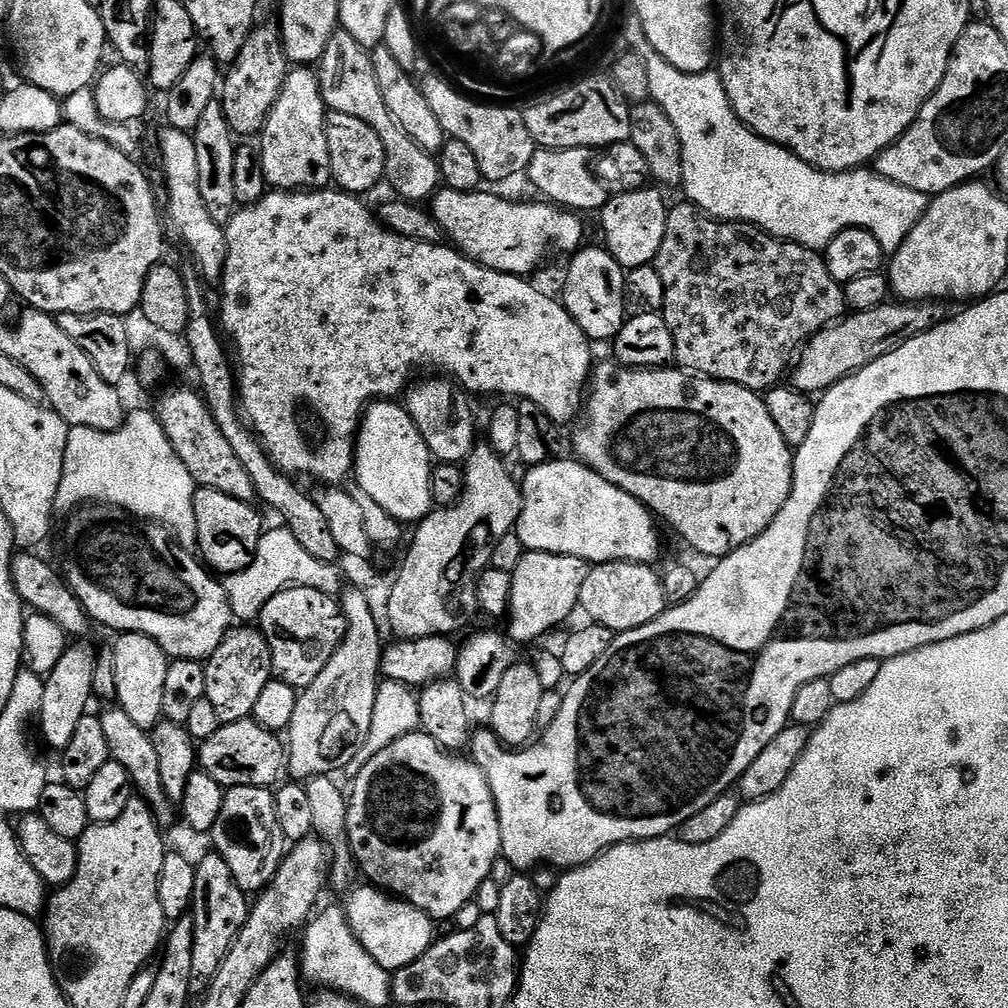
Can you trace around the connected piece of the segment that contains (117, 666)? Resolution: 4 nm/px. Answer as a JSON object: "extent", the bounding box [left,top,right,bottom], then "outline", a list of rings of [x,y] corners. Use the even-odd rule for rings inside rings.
{"extent":[110,632,170,730],"outline":[[[125,632],[115,637],[116,645],[110,649],[114,666],[114,686],[116,687],[115,703],[133,722],[145,730],[151,730],[160,723],[162,710],[162,693],[166,682],[166,670],[170,658],[154,642],[154,638],[143,636],[137,632]]]}

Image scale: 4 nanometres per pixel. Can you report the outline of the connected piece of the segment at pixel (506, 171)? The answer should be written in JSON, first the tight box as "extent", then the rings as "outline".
{"extent":[418,71,538,181],"outline":[[[433,71],[418,76],[422,94],[426,102],[430,102],[430,111],[437,116],[445,137],[463,142],[473,152],[481,177],[485,181],[508,180],[519,172],[520,175],[527,173],[530,158],[534,158],[538,146],[530,130],[526,130],[523,111],[519,107],[503,108],[506,107],[503,103],[484,100],[472,105],[463,91],[453,87],[439,71]]]}

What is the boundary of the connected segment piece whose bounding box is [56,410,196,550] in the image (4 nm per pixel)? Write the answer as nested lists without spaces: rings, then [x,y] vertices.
[[[129,411],[125,415],[121,428],[109,432],[70,427],[65,462],[62,465],[62,478],[58,483],[56,496],[56,508],[60,512],[64,511],[64,514],[68,514],[91,503],[110,504],[114,508],[127,512],[133,518],[167,528],[176,543],[192,550],[196,548],[196,520],[192,516],[193,491],[194,481],[190,470],[186,470],[170,438],[166,438],[166,430],[162,430],[160,419],[156,417],[155,411]]]

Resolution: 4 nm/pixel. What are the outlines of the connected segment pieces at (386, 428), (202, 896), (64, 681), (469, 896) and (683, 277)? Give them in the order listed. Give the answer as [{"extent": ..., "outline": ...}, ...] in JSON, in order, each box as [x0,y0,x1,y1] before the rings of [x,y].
[{"extent":[354,400,434,526],"outline":[[[377,400],[369,403],[364,419],[360,421],[360,431],[356,433],[356,459],[354,461],[354,480],[359,484],[386,514],[390,514],[401,525],[412,526],[428,517],[433,511],[432,470],[434,461],[418,426],[410,418],[407,407],[396,405],[392,400]]]},{"extent":[190,851,250,994],"outline":[[[209,851],[209,856],[195,861],[194,898],[190,909],[190,919],[194,922],[194,954],[190,966],[190,990],[193,994],[207,992],[214,974],[218,974],[218,966],[230,954],[230,946],[238,938],[242,926],[248,920],[250,900],[246,893],[234,882],[234,874],[230,866],[226,866],[226,858],[216,851]]]},{"extent":[38,642,98,750],"outline":[[[72,642],[65,648],[62,658],[58,658],[58,666],[48,673],[44,682],[42,706],[38,713],[40,732],[50,747],[63,750],[70,746],[70,738],[74,734],[78,722],[89,711],[88,703],[94,700],[92,683],[94,682],[94,666],[98,655],[88,642]]]},{"extent":[347,730,502,922],"outline":[[[417,730],[411,732],[410,734],[406,734],[402,738],[398,738],[398,742],[394,742],[390,746],[386,746],[386,750],[378,750],[377,752],[371,753],[367,758],[368,761],[365,762],[364,765],[360,768],[360,773],[356,776],[356,781],[352,784],[352,792],[350,788],[350,795],[347,797],[348,802],[348,841],[350,842],[350,846],[352,847],[352,855],[358,865],[359,871],[362,873],[363,879],[364,876],[369,885],[375,886],[401,900],[405,900],[407,904],[414,905],[418,910],[422,910],[426,913],[427,916],[431,916],[433,921],[440,922],[440,920],[448,920],[451,916],[460,916],[463,913],[466,905],[473,903],[477,899],[476,891],[479,890],[480,887],[483,886],[484,883],[488,880],[488,875],[492,872],[492,867],[496,864],[496,859],[499,861],[501,859],[502,853],[500,851],[500,847],[502,846],[502,834],[500,833],[500,823],[498,822],[498,810],[496,809],[496,799],[494,798],[494,794],[490,790],[490,786],[488,785],[488,773],[483,772],[480,769],[480,765],[473,762],[471,759],[465,758],[463,760],[463,755],[453,754],[451,751],[445,750],[440,747],[438,742],[434,742],[434,738],[430,738],[423,730]]]},{"extent":[654,202,845,394],"outline":[[[691,202],[683,203],[676,205],[673,203],[669,207],[668,217],[666,218],[666,234],[662,238],[662,246],[654,261],[655,270],[662,278],[662,286],[664,287],[662,315],[665,322],[668,323],[670,334],[674,338],[675,363],[689,373],[706,376],[710,380],[720,380],[724,384],[737,384],[757,394],[777,387],[783,381],[780,380],[783,376],[785,379],[797,349],[811,340],[812,337],[817,336],[823,328],[836,323],[845,315],[844,289],[840,281],[835,280],[830,274],[827,259],[817,249],[803,248],[800,244],[794,244],[790,240],[778,240],[750,224],[721,222],[701,212],[695,204]]]}]

